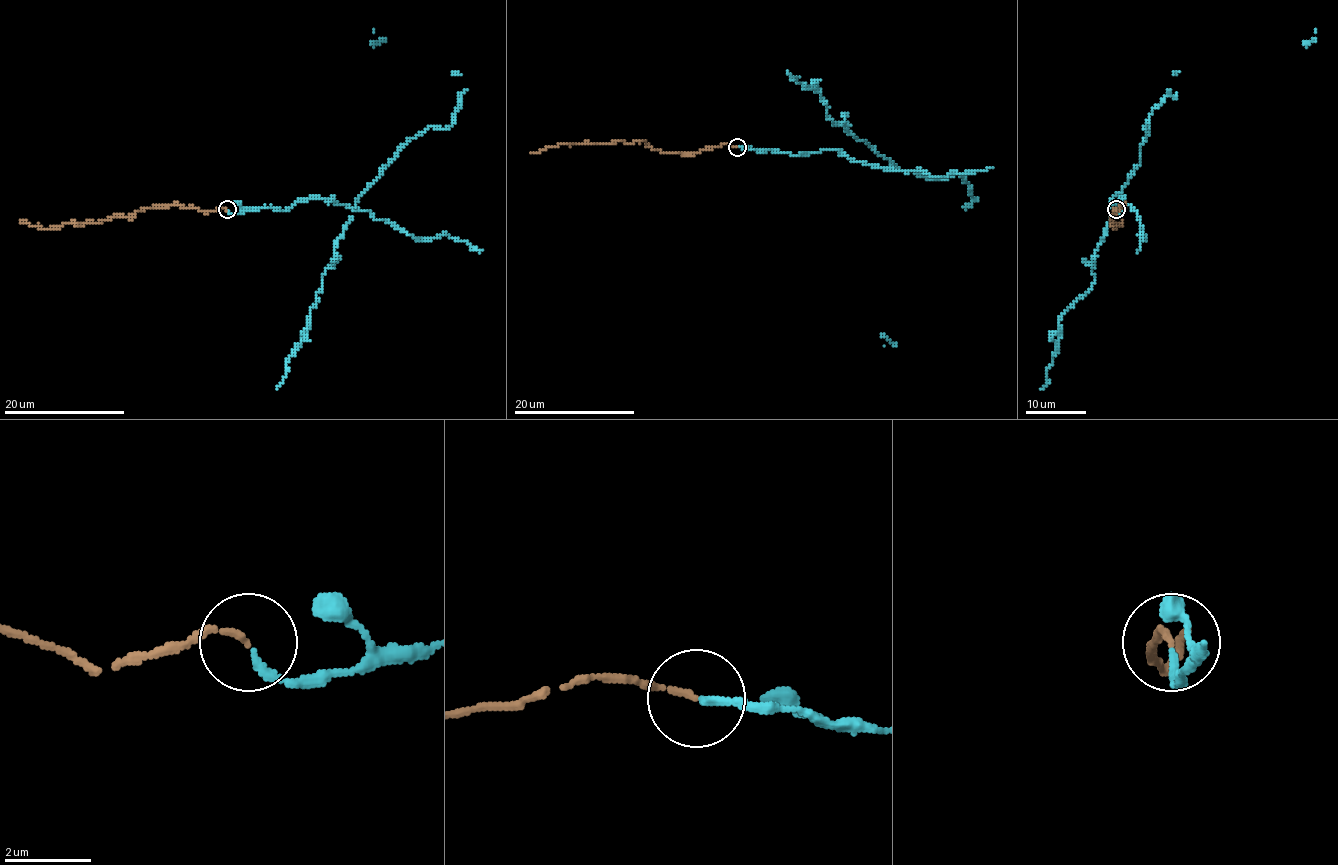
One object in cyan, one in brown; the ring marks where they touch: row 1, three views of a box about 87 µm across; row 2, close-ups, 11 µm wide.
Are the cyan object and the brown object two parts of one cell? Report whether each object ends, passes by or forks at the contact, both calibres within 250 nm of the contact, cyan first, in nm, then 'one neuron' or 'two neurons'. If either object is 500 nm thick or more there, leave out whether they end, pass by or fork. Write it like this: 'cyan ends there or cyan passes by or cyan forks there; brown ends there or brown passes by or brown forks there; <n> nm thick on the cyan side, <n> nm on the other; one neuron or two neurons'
cyan ends there; brown ends there; 180 nm thick on the cyan side, 140 nm on the other; one neuron

